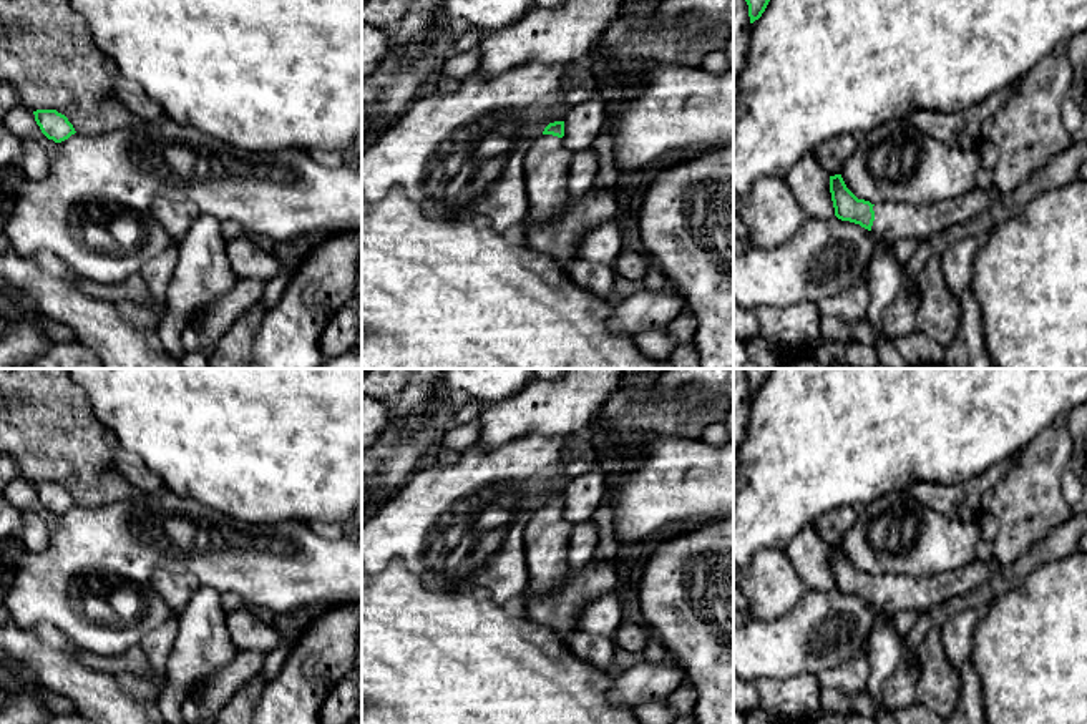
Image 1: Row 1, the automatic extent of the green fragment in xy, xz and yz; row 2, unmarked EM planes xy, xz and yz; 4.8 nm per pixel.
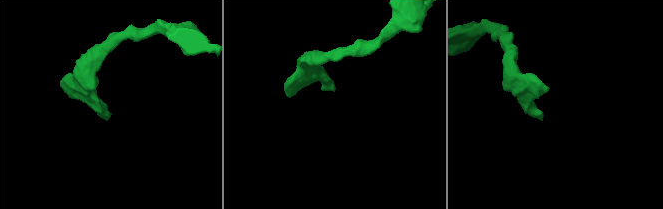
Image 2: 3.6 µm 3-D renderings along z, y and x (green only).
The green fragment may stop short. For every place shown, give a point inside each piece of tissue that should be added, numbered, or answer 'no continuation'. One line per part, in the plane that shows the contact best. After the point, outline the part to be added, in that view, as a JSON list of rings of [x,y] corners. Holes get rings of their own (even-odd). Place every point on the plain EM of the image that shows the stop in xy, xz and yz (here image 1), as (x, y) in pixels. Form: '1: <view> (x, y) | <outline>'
1: yz (893, 593) | [[[972,563],[934,576],[901,576],[881,573],[873,578],[871,606],[888,616],[898,611],[924,613],[936,604],[976,589],[994,573],[996,563]]]

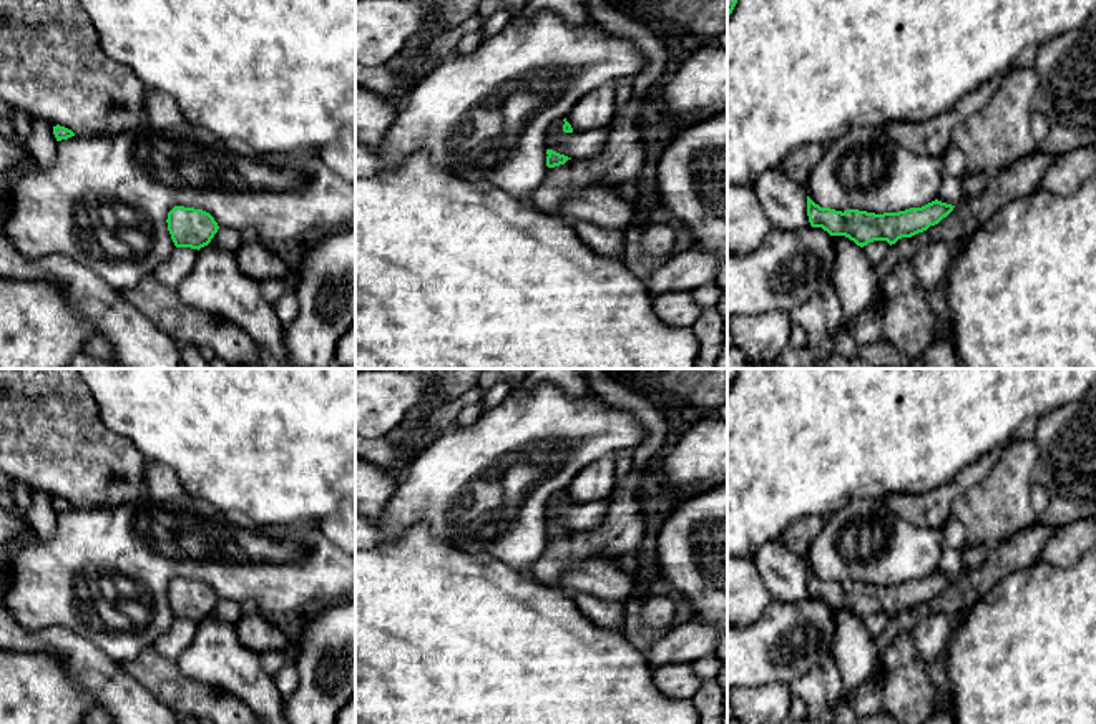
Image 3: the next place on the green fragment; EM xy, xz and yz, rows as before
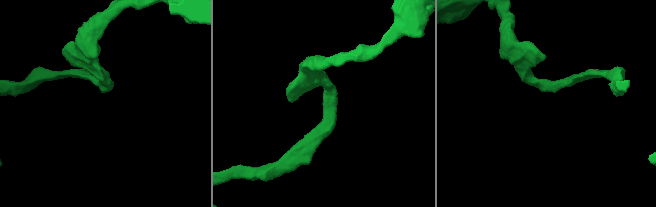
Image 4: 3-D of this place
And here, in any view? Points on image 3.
no continuation

